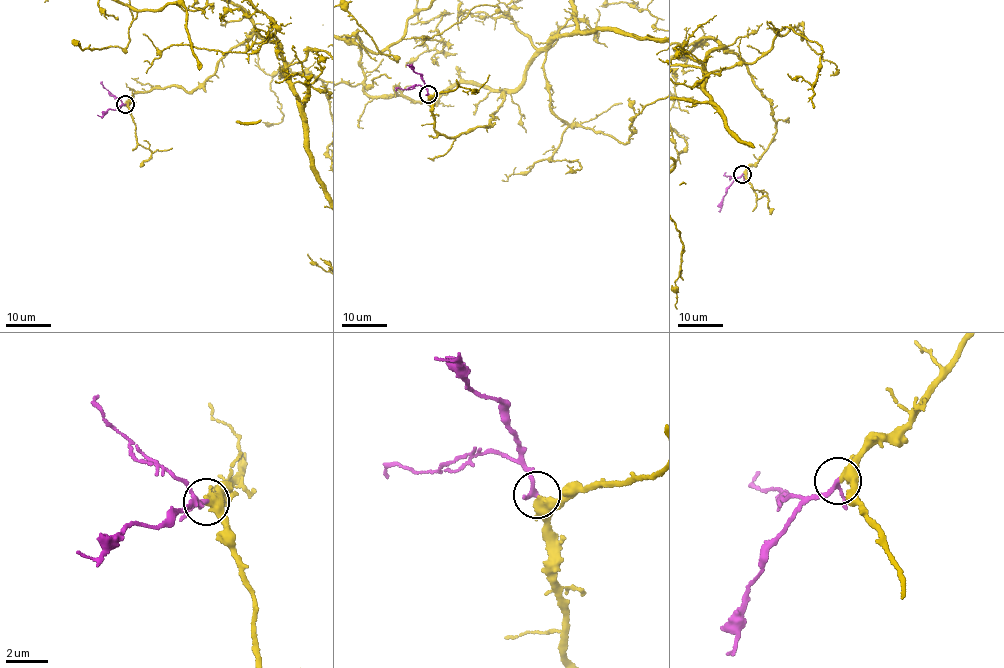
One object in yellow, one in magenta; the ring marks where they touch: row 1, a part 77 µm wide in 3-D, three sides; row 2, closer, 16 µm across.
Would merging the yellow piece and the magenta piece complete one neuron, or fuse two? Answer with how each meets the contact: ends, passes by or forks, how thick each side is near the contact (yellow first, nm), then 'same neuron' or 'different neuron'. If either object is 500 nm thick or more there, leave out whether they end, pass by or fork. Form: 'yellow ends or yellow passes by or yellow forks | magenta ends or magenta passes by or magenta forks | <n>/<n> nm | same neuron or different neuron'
yellow forks | magenta passes by | 320/170 nm | different neuron

